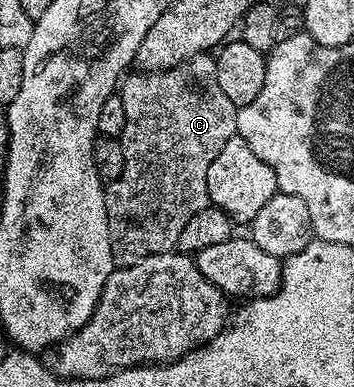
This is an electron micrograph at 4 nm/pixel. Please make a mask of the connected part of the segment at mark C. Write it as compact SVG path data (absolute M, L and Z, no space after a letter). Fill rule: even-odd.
M214 54L194 55L189 57L189 61L181 61L181 65L173 65L164 71L139 69L136 72L136 75L128 74L122 80L117 91L125 105L125 129L121 136L123 152L125 153L125 169L121 169L121 177L117 177L113 182L106 184L103 193L107 220L109 221L109 245L113 249L113 261L116 267L127 267L145 257L153 257L166 251L176 250L177 237L181 237L181 229L185 229L185 224L196 213L201 213L201 209L209 206L209 185L207 182L209 181L209 165L213 161L213 157L217 157L217 153L221 153L221 149L225 149L225 145L230 139L236 138L237 108L233 105L233 101L229 101L229 97L225 97L221 85L217 85L217 65Z

